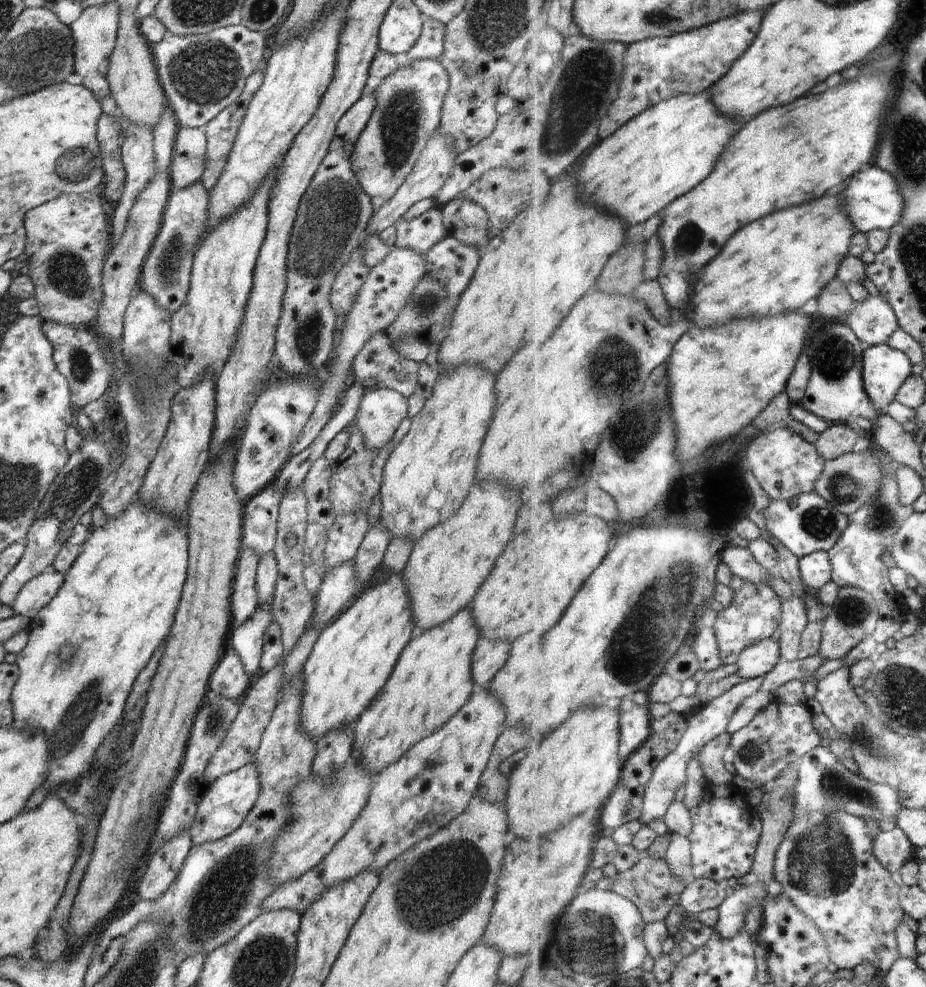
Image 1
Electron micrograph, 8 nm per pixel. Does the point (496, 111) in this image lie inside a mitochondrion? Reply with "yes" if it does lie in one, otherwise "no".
no

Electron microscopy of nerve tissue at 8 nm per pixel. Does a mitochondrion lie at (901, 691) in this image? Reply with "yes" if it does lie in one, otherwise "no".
yes

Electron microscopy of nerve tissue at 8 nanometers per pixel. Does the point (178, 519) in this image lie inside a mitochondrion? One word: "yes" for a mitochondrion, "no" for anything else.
no

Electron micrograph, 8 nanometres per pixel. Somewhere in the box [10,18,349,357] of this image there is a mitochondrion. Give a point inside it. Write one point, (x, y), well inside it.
(206, 75)

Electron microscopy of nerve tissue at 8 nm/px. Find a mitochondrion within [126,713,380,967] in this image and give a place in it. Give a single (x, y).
(219, 900)

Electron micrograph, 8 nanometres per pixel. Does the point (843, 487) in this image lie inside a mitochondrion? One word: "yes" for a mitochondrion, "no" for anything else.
yes

